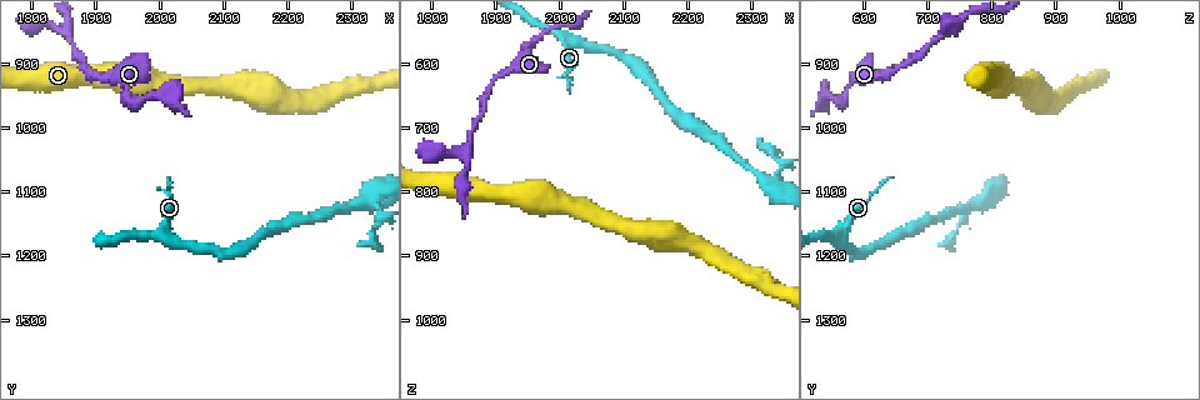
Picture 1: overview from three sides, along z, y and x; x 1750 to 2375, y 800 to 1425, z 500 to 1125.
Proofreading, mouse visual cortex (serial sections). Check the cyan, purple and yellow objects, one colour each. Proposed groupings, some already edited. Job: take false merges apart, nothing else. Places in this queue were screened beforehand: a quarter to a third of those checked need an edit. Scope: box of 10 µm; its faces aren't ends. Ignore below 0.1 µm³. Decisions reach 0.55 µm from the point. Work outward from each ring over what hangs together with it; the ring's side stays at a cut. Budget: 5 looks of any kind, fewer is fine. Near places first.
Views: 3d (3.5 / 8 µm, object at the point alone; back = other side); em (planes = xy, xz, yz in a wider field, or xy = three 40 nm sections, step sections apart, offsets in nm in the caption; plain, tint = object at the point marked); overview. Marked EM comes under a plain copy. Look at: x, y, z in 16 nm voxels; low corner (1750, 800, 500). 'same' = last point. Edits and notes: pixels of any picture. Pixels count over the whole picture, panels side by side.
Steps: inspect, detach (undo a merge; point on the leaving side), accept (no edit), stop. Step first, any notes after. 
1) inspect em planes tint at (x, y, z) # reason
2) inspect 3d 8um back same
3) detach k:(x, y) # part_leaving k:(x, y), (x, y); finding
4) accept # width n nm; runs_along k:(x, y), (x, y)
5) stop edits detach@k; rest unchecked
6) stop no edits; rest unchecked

inspect 3d 3.5um at (1855, 850, 730) # three-way junction

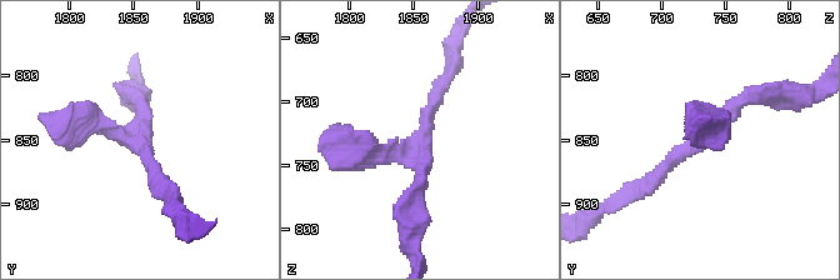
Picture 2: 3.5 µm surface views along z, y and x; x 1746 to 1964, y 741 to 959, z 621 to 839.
inspect em xy step 2 tint at (1856, 852, 730) # arms 3; arm_widths 200, 200, 300 nm

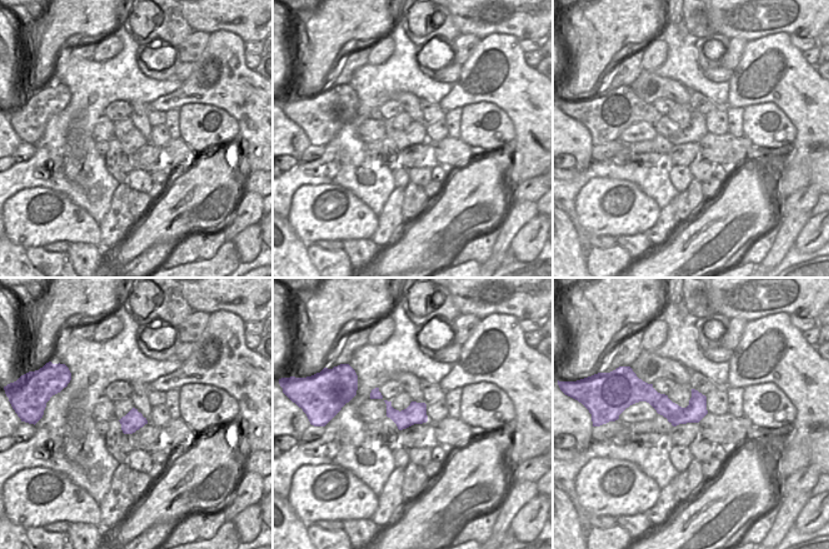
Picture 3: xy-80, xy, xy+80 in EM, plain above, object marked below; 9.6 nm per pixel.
accept # runs_along 3:(647, 392), (673, 413), (703, 412); continuous, no second cell

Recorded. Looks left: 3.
inspect 3d 3.5um at (2030, 1185, 565) # abrupt turn

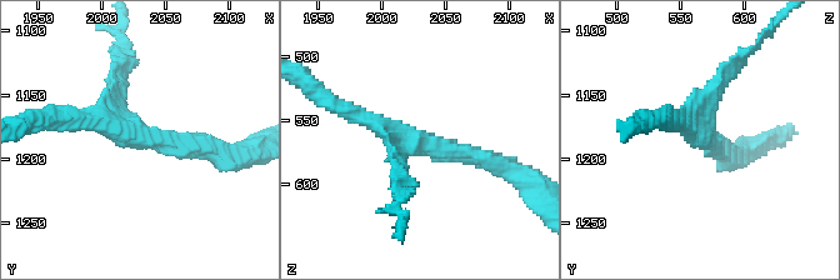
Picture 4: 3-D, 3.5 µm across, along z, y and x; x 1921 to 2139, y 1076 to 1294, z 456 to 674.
inspect em planes tint at (2034, 1182, 570) # arm_widths 100, 250 nm; now the EM

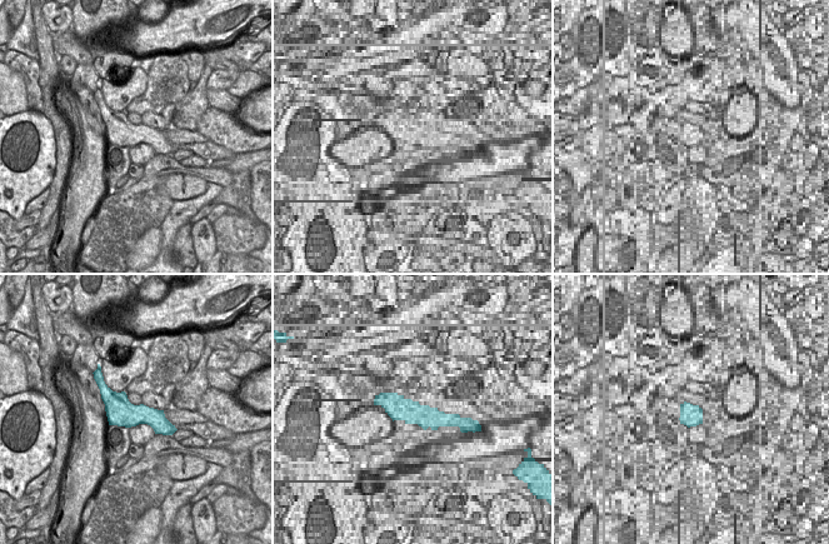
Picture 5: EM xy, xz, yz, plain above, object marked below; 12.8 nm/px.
accept # runs_along 5:(103, 389), (169, 429); one cell here

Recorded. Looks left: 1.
stop no edits; rest unchecked

